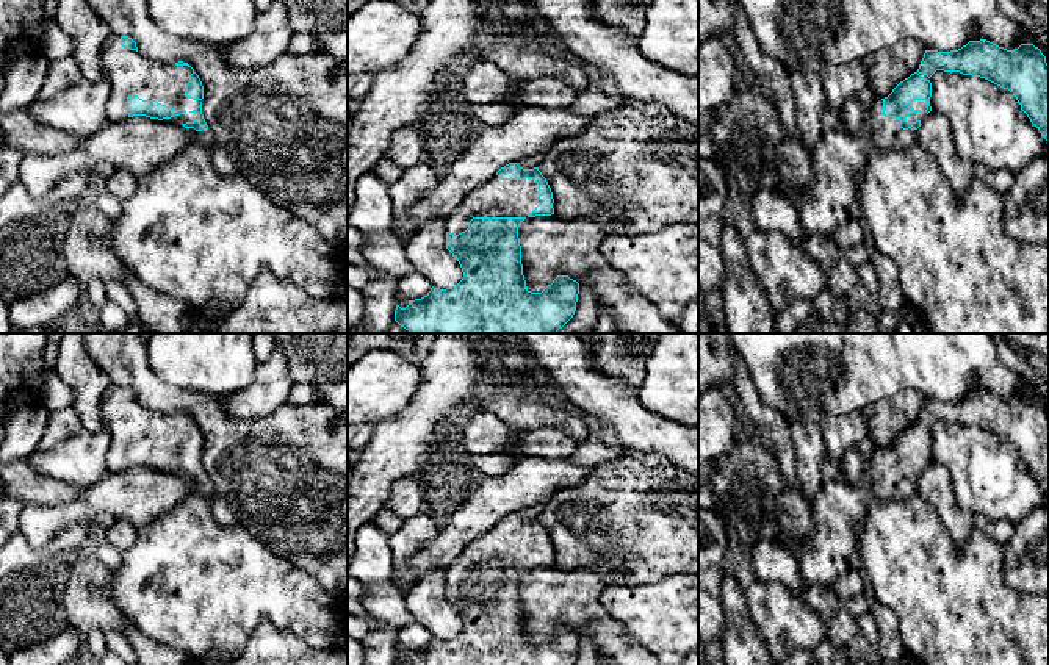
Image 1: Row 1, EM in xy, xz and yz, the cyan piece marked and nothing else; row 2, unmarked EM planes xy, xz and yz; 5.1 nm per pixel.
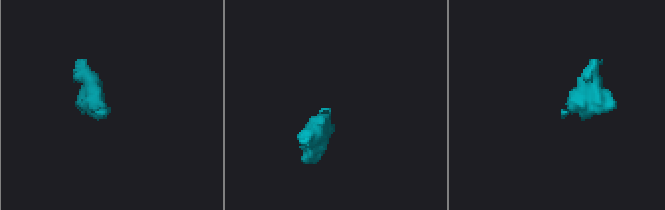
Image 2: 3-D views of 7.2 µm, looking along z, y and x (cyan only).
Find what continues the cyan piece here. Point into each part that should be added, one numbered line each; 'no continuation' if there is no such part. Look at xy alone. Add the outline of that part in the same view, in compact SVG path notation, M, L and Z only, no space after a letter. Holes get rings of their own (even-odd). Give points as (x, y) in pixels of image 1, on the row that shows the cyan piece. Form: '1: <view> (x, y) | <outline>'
1: xy (129, 72) | M111 33L102 50L103 78L111 94L106 103L110 122L128 119L127 97L157 100L161 105L183 110L180 116L163 119L166 124L186 124L199 119L194 111L202 100L189 99L185 91L193 69L142 56L136 50L124 49L121 36Z

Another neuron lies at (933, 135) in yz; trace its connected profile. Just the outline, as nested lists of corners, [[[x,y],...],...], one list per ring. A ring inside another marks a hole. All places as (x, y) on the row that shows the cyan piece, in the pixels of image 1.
[[[930,111],[916,130],[919,144],[938,164],[950,188],[961,194],[974,180],[974,163],[955,152],[950,124],[941,113]]]

